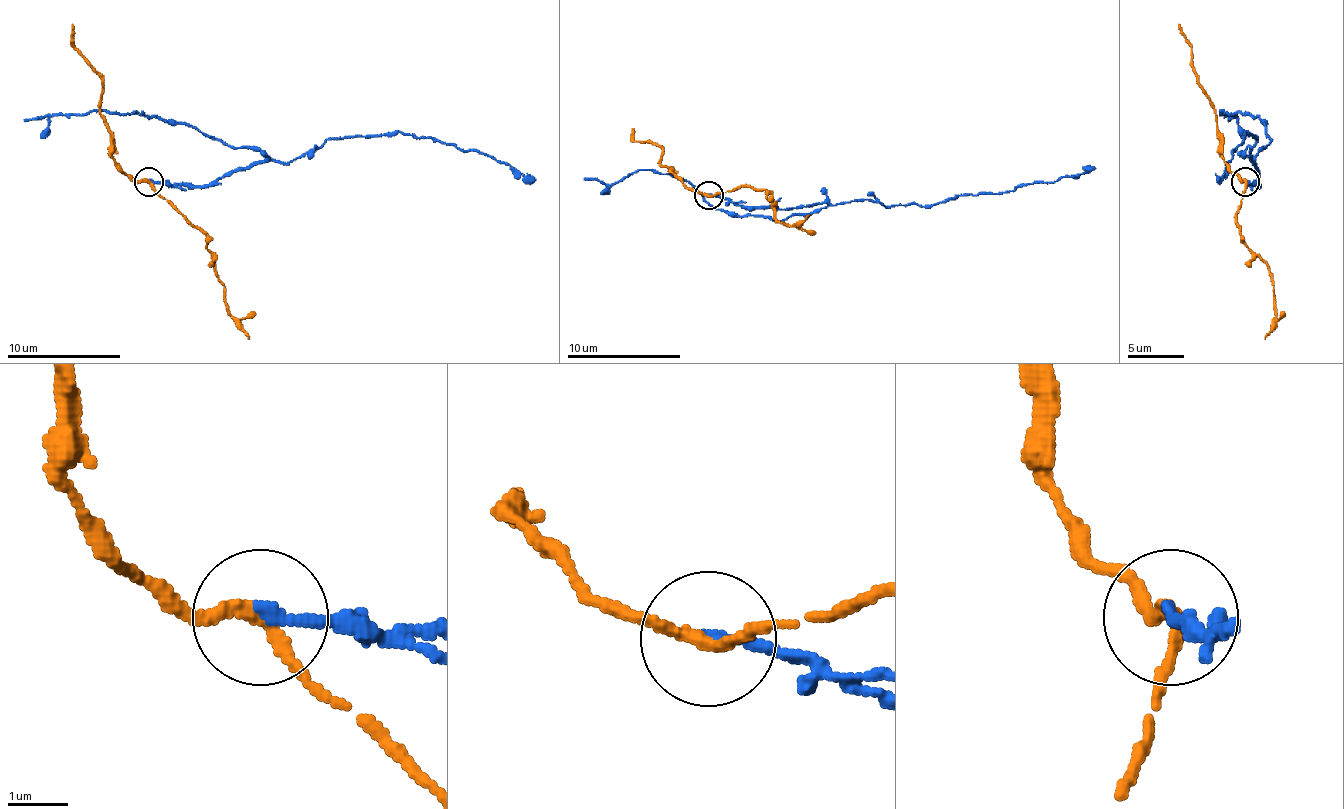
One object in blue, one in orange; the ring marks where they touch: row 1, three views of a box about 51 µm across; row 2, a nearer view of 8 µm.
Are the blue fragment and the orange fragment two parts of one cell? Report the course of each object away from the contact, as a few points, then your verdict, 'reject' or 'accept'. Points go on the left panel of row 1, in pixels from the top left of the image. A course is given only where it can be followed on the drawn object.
blue via (148, 181), (210, 186), (238, 169), (264, 161), (295, 161), (329, 138), (400, 133), (493, 155), (536, 181) | orange via (148, 181), (131, 181), (114, 158), (114, 135), (108, 130), (100, 104), (102, 76), (77, 48), (71, 25) | reject

